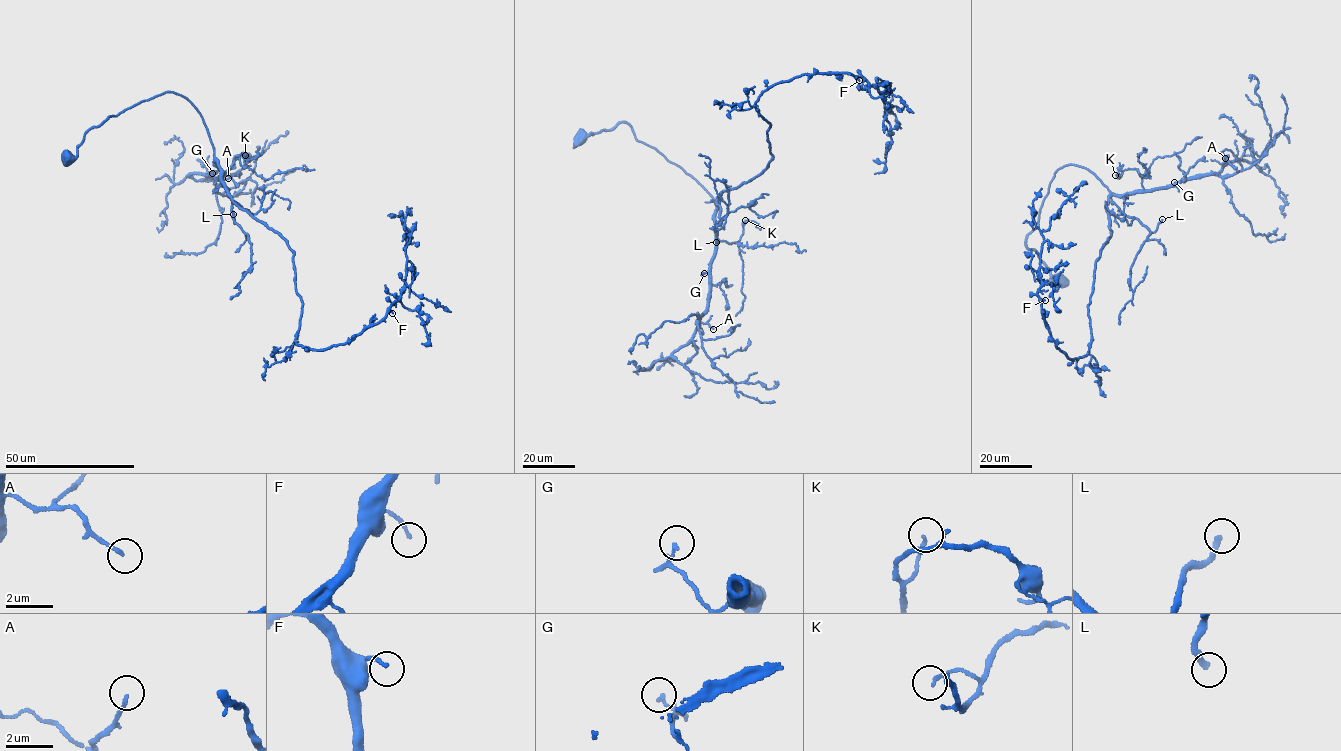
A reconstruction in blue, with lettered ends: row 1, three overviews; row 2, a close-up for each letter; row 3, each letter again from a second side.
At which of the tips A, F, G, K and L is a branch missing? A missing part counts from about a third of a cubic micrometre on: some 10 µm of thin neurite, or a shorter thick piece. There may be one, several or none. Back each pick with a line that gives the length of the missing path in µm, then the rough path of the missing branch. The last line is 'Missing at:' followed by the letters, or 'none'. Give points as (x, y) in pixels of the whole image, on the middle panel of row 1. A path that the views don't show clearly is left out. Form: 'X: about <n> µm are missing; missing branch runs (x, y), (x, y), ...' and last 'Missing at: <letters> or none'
A: about 20 µm are missing; missing branch runs (713, 329), (740, 357)
L: about 30 µm are missing
Missing at: A, L

